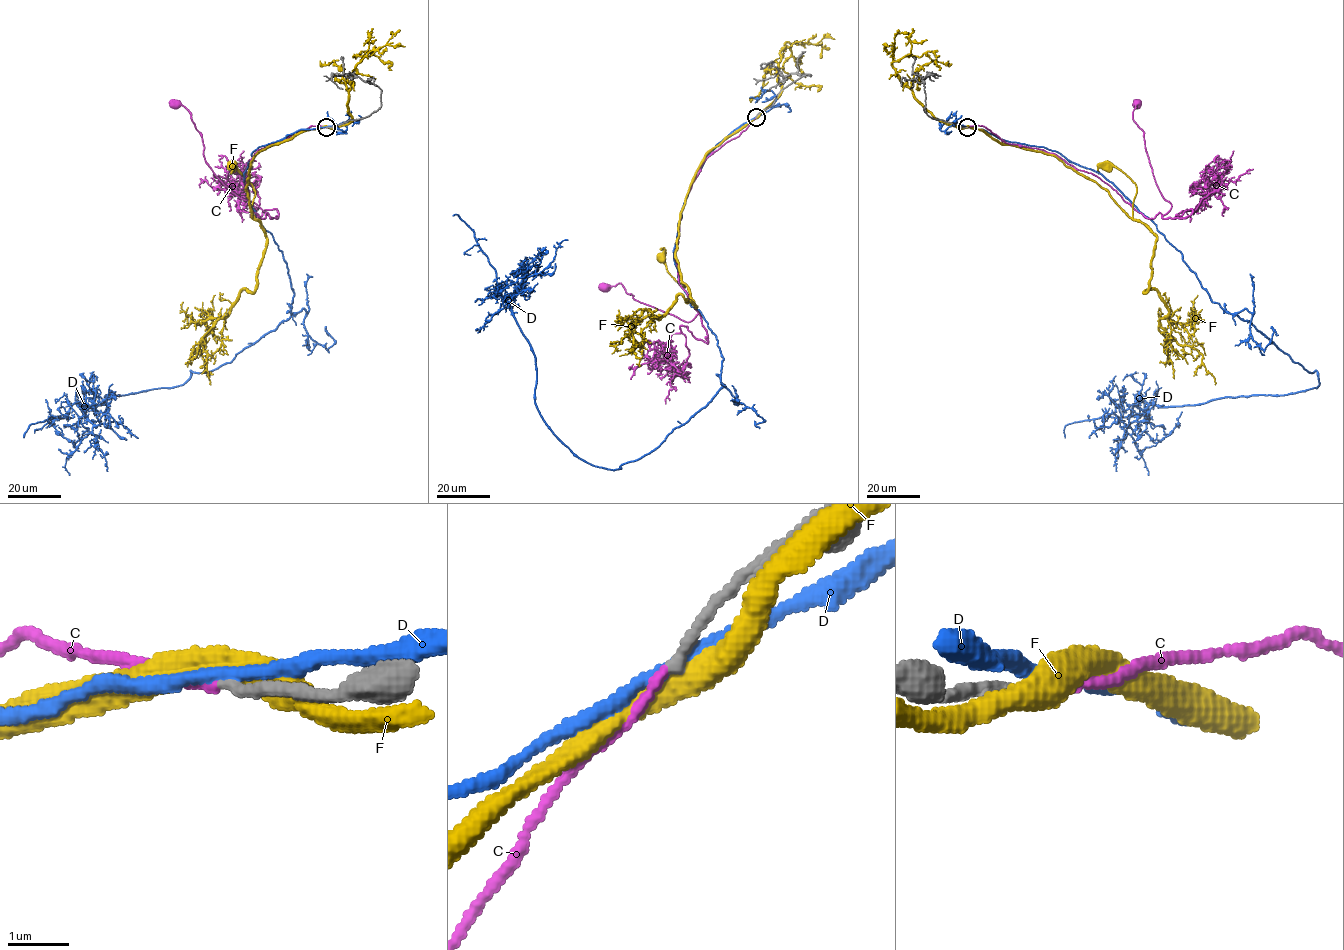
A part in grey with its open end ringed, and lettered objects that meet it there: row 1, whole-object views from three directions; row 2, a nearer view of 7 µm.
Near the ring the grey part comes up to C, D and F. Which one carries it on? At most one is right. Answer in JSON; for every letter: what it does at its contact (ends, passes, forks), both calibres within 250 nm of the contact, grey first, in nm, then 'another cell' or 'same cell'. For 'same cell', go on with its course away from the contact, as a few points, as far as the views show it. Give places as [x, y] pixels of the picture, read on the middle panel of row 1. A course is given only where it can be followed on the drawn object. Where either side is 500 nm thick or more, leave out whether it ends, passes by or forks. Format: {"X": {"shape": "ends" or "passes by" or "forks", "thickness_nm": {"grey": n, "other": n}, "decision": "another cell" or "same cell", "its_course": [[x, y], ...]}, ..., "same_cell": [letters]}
{"C": {"shape": "ends", "thickness_nm": {"grey": 160, "other": 140}, "decision": "another cell"}, "D": {"shape": "passes by", "thickness_nm": {"grey": 180, "other": 200}, "decision": "another cell"}, "F": {"shape": "passes by", "thickness_nm": {"grey": 180, "other": 440}, "decision": "another cell"}, "same_cell": []}

